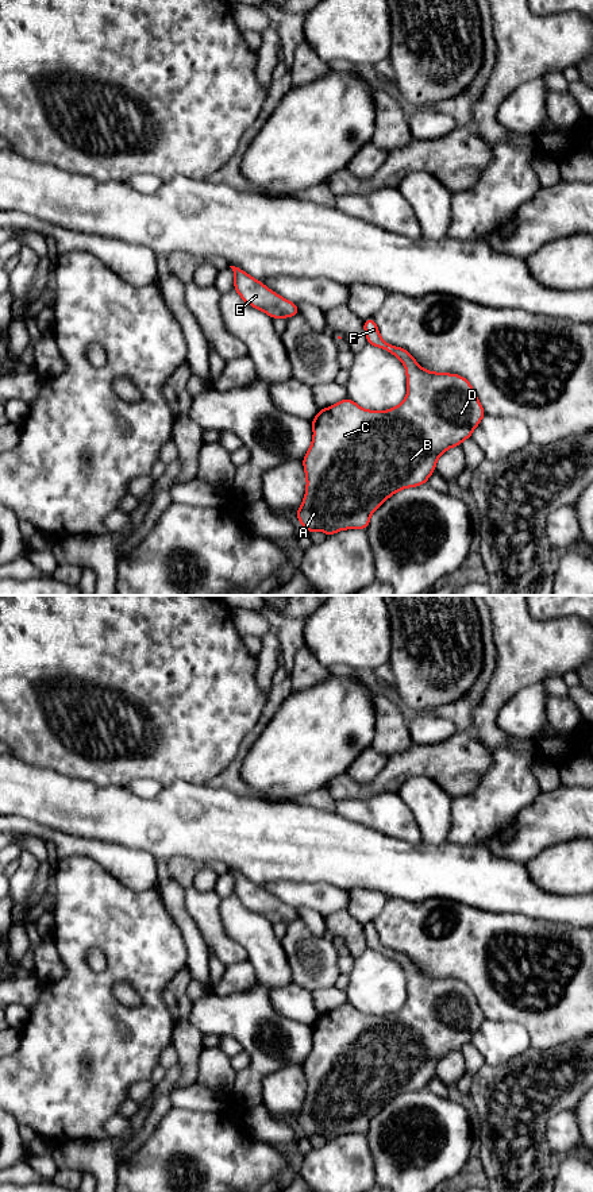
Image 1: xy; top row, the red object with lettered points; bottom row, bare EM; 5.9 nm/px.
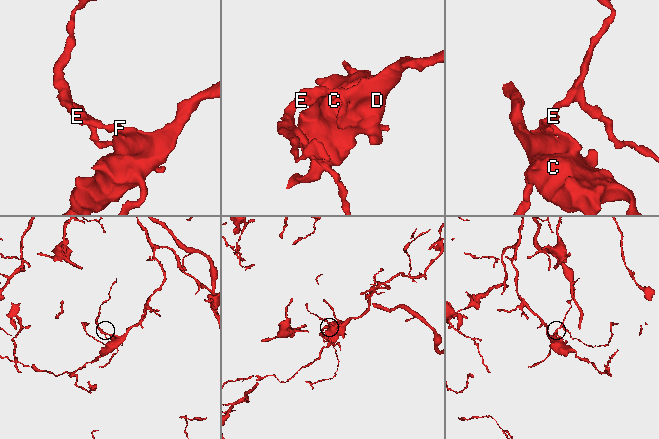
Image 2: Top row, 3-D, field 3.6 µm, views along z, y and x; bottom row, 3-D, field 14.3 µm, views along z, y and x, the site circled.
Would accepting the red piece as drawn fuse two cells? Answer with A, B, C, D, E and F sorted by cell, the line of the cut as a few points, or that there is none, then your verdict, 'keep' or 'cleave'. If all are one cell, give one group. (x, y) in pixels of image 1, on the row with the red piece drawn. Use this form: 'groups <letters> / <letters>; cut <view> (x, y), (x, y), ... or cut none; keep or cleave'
groups A B C D E F; cut none; keep

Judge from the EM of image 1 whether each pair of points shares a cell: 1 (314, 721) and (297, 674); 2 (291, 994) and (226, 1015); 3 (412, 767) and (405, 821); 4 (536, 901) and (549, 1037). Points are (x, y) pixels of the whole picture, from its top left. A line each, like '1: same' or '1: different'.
1: different
2: different
3: different
4: different

